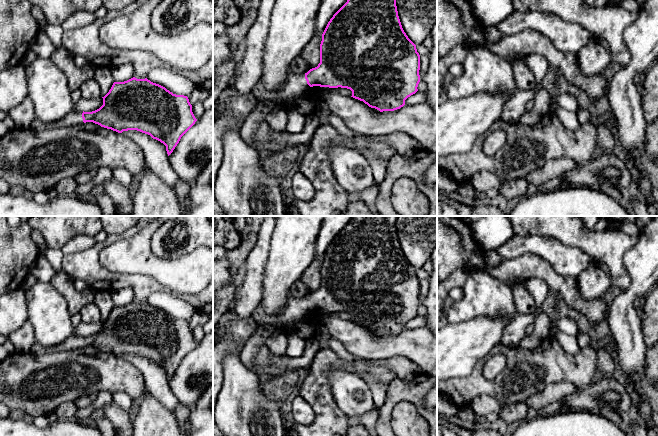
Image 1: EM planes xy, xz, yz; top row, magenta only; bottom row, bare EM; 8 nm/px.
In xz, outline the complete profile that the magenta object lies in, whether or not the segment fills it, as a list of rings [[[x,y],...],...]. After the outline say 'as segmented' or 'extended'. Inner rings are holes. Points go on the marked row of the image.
[[[347,0],[328,22],[320,44],[320,63],[305,74],[288,71],[286,83],[275,92],[269,92],[261,82],[253,91],[260,99],[277,102],[302,96],[309,87],[347,88],[355,99],[363,101],[380,112],[394,111],[405,105],[405,100],[415,94],[420,82],[420,55],[416,45],[404,32],[396,6],[396,0]]]; extended

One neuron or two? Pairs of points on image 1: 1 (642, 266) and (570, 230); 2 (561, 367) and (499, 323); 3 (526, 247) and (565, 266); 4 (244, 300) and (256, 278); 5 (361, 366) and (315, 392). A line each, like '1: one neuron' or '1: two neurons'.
1: two neurons
2: two neurons
3: one neuron
4: one neuron
5: one neuron

